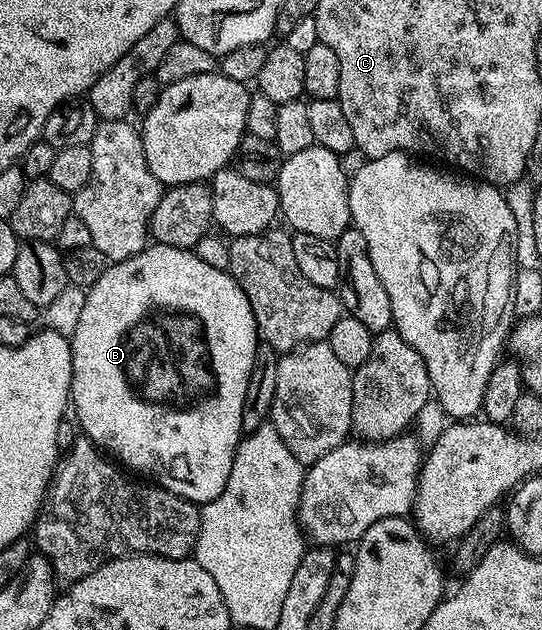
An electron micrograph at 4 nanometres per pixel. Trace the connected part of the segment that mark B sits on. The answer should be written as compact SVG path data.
M164 243L148 245L133 257L112 262L105 269L105 273L101 273L95 284L86 288L86 292L85 306L81 318L77 320L77 329L69 337L73 361L69 407L78 430L100 451L122 464L128 472L140 471L141 474L148 475L143 477L193 504L202 505L213 501L229 481L235 450L245 434L243 430L245 389L249 389L249 373L253 373L255 354L261 342L259 327L255 323L253 309L249 305L249 297L245 297L241 285L237 285L230 271L213 269L213 265L205 265L205 261L201 261L201 257L197 257L194 250L186 247L170 247Z

